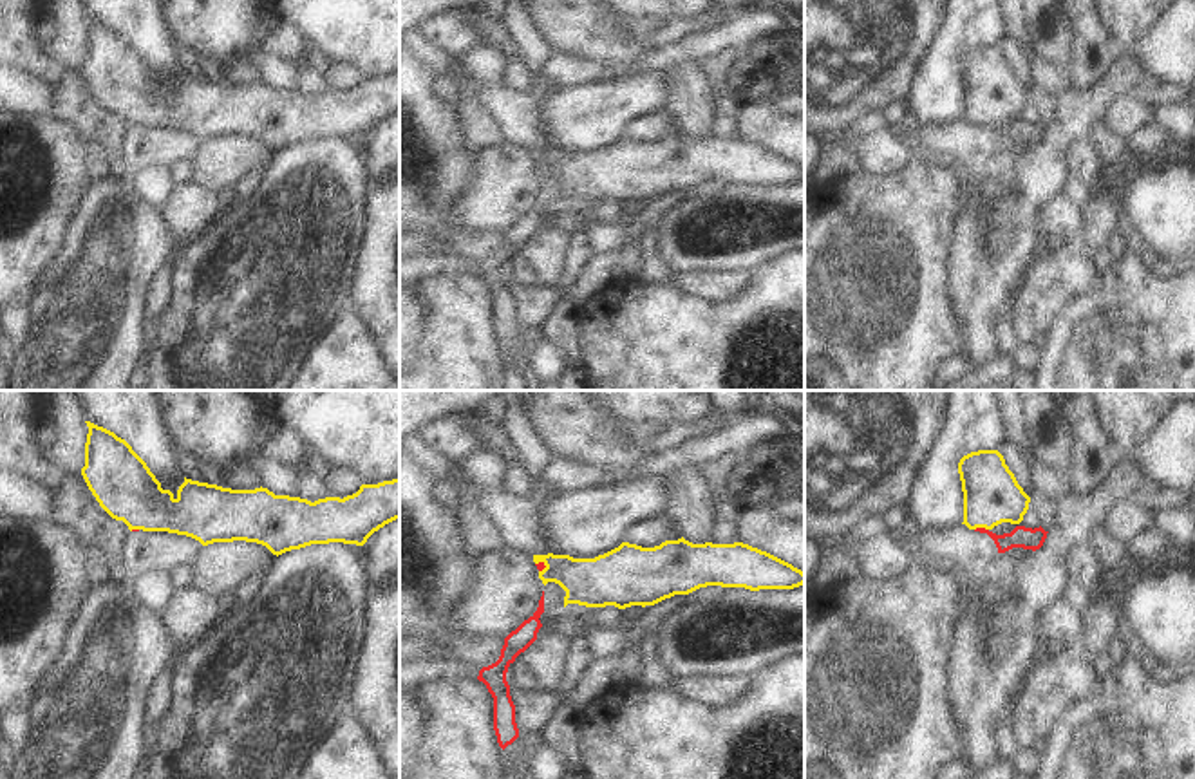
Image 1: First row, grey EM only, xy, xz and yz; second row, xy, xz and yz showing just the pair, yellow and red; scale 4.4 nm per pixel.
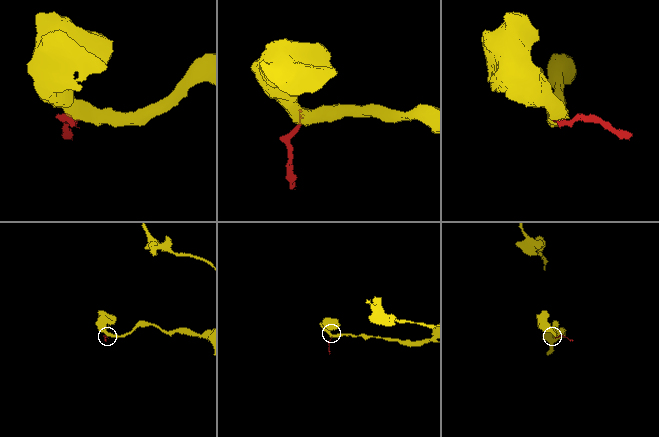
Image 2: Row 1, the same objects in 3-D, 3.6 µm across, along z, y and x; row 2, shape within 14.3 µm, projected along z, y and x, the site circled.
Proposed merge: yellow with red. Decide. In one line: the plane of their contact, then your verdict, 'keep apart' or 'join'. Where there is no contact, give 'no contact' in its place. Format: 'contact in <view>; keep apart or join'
contact in yz; keep apart

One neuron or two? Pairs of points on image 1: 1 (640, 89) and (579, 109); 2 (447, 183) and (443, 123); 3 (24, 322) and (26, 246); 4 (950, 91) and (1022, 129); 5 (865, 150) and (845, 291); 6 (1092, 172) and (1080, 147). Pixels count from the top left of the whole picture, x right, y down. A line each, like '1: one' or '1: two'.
1: one
2: one
3: two
4: two
5: two
6: one

